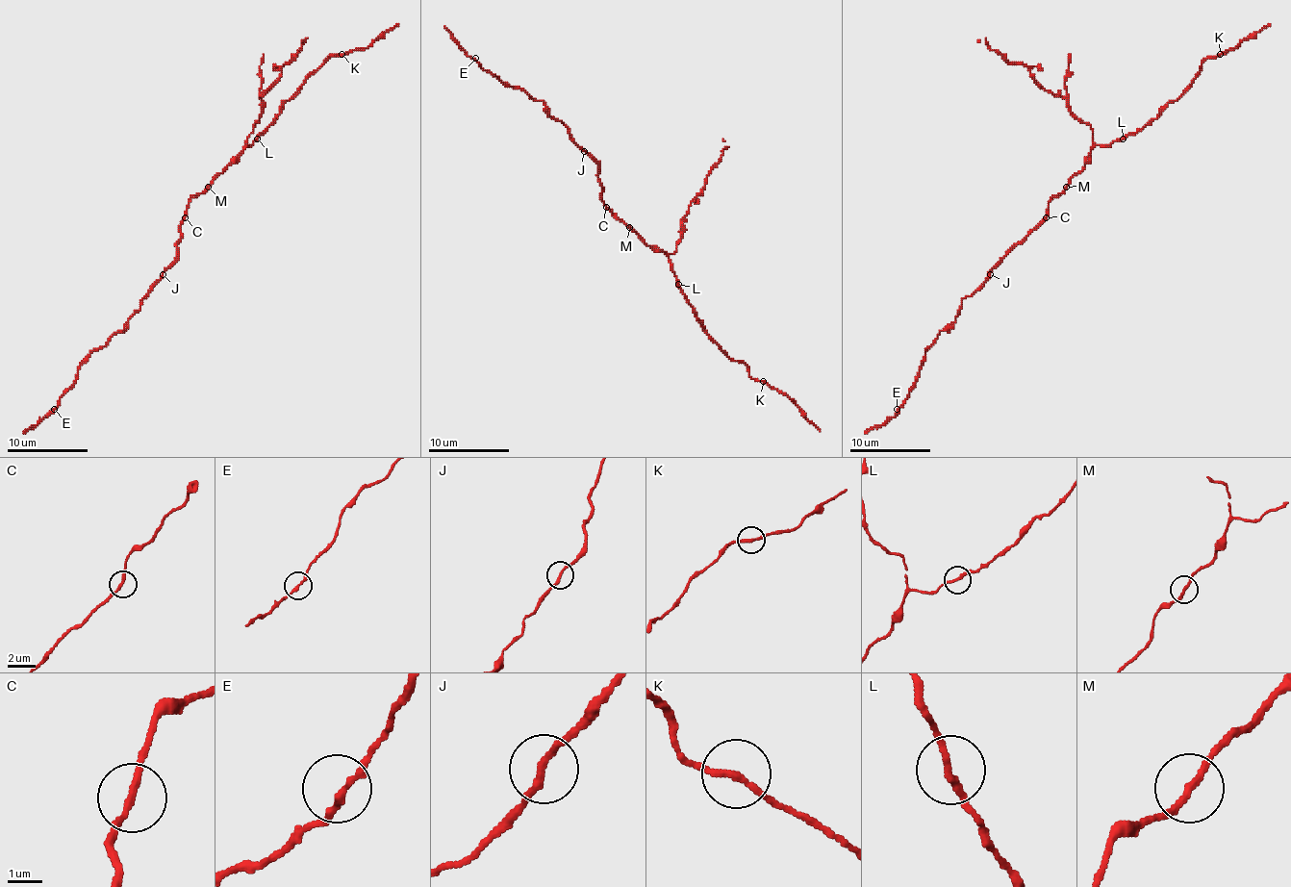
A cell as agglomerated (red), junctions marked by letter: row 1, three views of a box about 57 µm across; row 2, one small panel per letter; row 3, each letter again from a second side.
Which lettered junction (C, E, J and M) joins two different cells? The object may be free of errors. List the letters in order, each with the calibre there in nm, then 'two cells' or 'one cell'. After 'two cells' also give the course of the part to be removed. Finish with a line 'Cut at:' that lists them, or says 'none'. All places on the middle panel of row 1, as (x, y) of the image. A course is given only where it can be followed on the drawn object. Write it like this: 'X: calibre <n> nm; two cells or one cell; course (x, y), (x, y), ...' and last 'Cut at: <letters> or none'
C: calibre 200 nm; one cell
E: calibre 200 nm; one cell
J: calibre 190 nm; one cell
M: calibre 190 nm; two cells; course (630, 227), (669, 258), (693, 312), (719, 346), (749, 368), (753, 379), (765, 381), (785, 394), (820, 431)
Cut at: M

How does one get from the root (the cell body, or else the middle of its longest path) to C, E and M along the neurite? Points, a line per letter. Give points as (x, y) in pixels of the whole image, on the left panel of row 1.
C: (192, 197), (185, 217)
E: (192, 197), (181, 223), (176, 260), (152, 286), (128, 324), (80, 367), (73, 385), (54, 409)
M: (192, 197), (209, 188)

